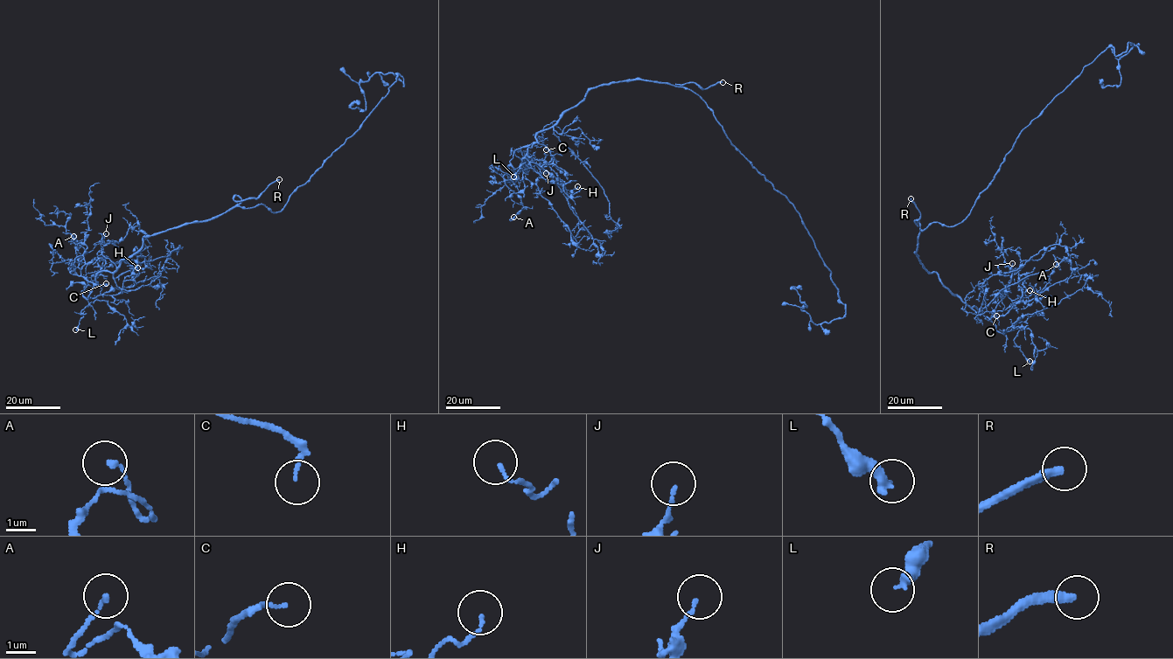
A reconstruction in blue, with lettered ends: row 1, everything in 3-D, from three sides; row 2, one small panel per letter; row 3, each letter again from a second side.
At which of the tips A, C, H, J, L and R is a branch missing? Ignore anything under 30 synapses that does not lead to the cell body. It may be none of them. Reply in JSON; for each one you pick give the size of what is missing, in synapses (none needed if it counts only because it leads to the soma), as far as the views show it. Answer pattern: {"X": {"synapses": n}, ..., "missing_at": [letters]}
{"C": {"synapses": 40}, "missing_at": ["C", "R"]}

